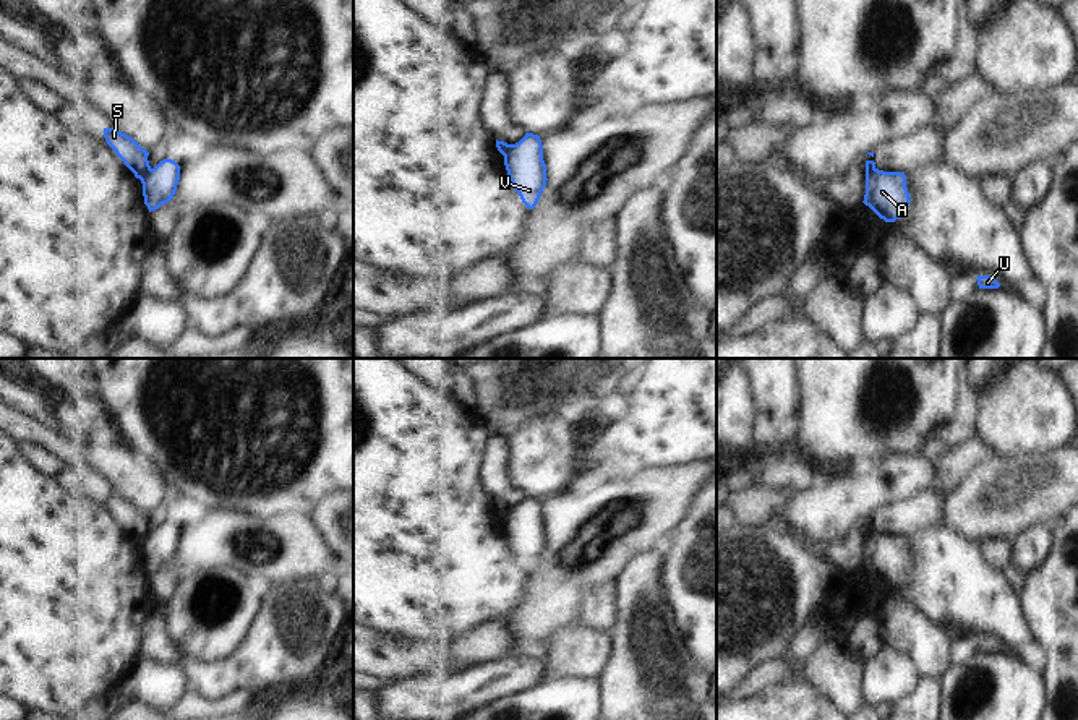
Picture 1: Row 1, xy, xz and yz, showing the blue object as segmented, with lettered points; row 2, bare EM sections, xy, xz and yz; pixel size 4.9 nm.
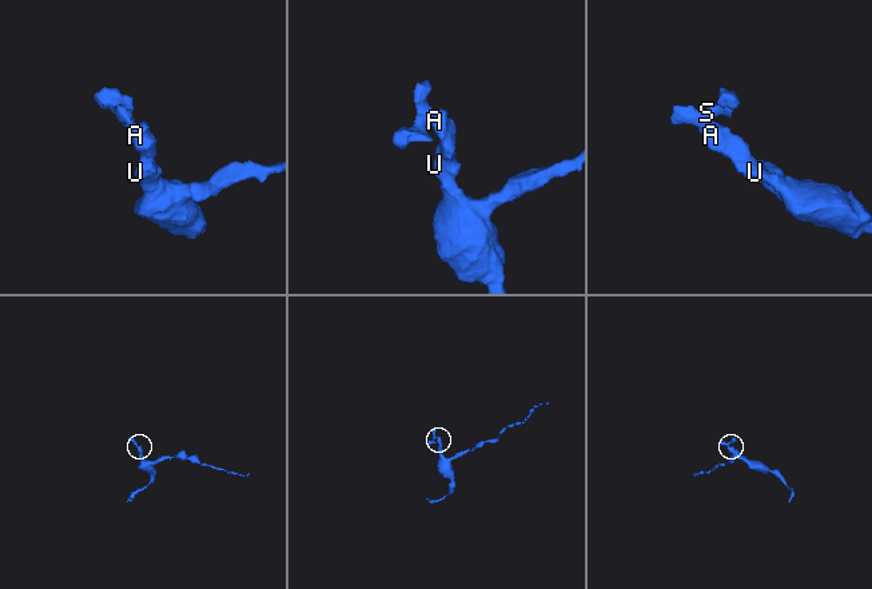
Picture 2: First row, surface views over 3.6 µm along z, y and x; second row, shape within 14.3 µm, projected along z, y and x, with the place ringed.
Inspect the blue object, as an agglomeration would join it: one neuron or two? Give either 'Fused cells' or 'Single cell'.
Fused cells.

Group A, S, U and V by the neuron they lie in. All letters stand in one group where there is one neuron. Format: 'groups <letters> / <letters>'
groups A U V / S

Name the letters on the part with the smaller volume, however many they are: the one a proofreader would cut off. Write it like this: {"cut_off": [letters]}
{"cut_off": ["S"]}

